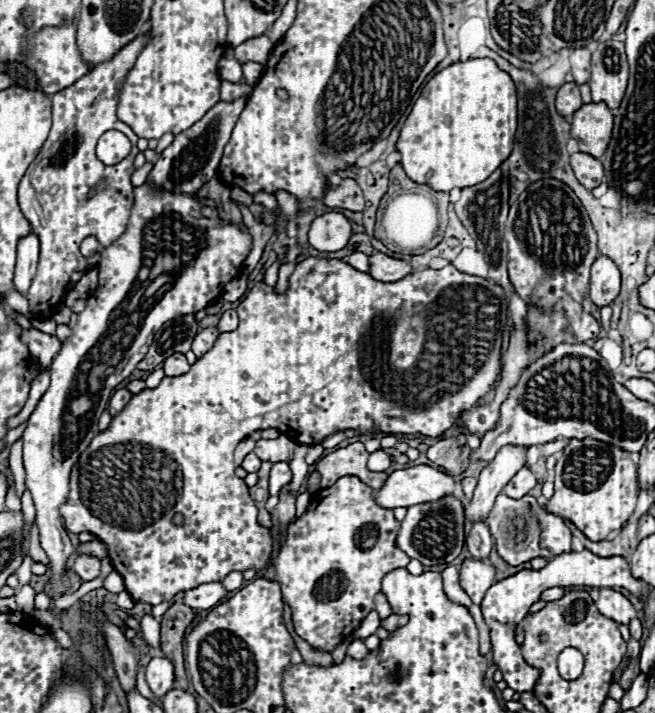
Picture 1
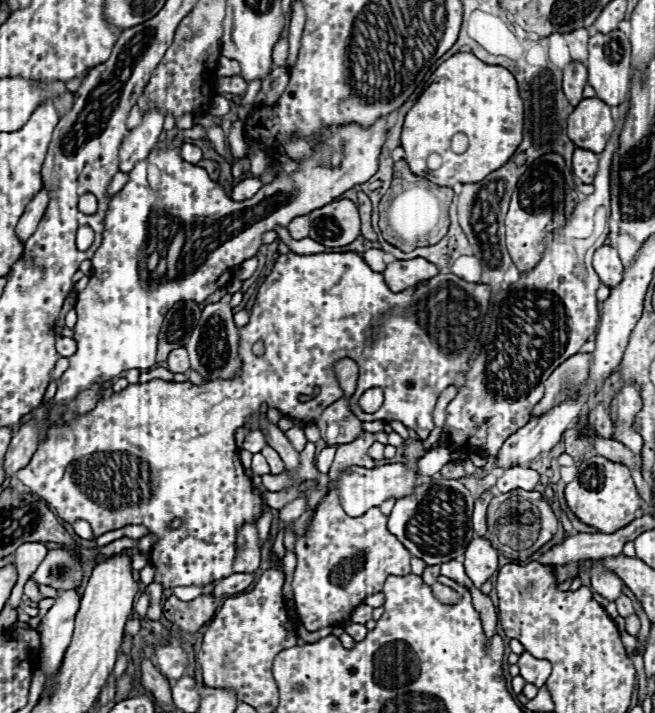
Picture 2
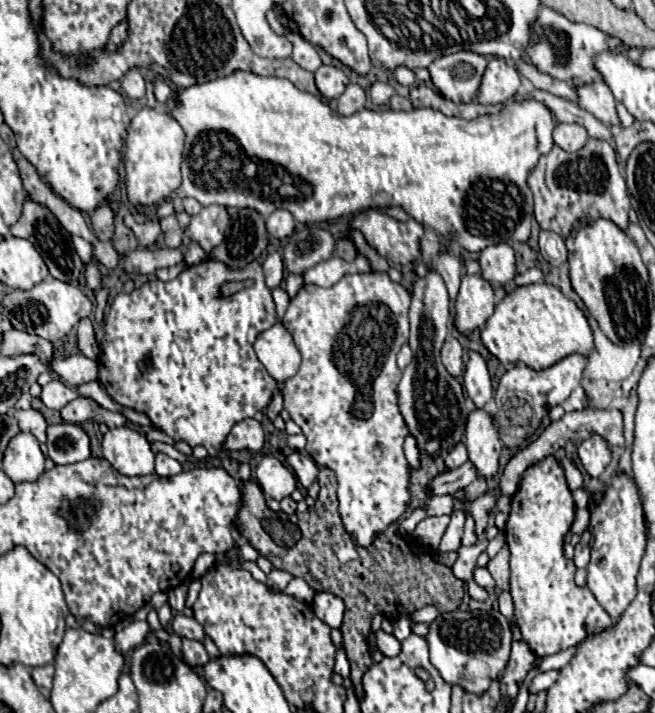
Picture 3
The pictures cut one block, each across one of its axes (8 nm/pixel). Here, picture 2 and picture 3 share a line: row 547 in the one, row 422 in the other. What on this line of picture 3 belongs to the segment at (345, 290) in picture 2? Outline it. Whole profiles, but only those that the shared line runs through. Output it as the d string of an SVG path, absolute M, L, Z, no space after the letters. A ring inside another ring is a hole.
M204 260L196 266L188 266L170 282L150 278L132 294L118 294L114 298L104 318L104 334L98 342L98 382L114 402L144 412L158 430L166 432L176 442L182 440L192 448L204 446L208 454L214 456L238 420L252 418L270 404L278 384L258 362L254 340L274 324L276 312L272 294L264 284L262 266L258 262L252 262L242 270L228 270L216 260ZM242 280L254 280L254 284L230 296L222 294L220 288L226 282Z

